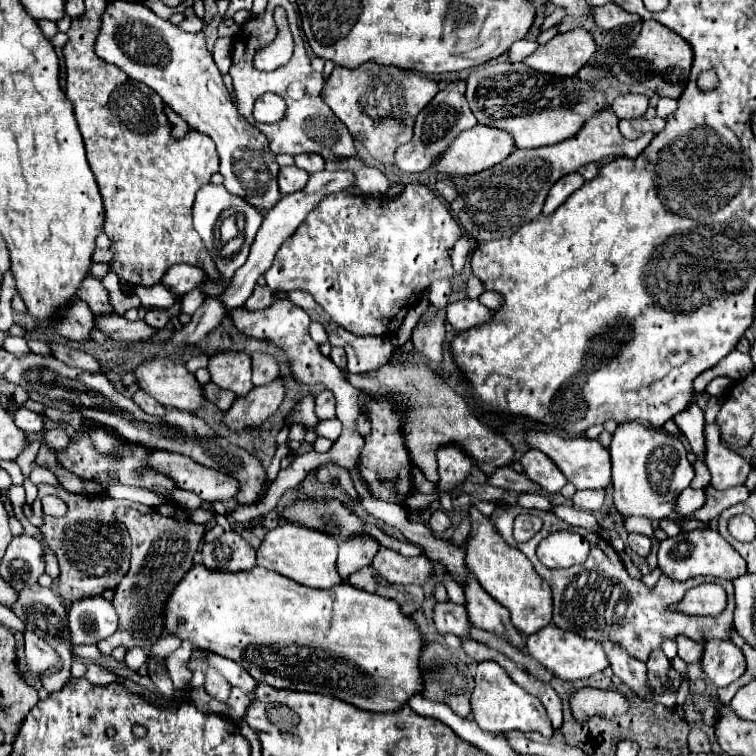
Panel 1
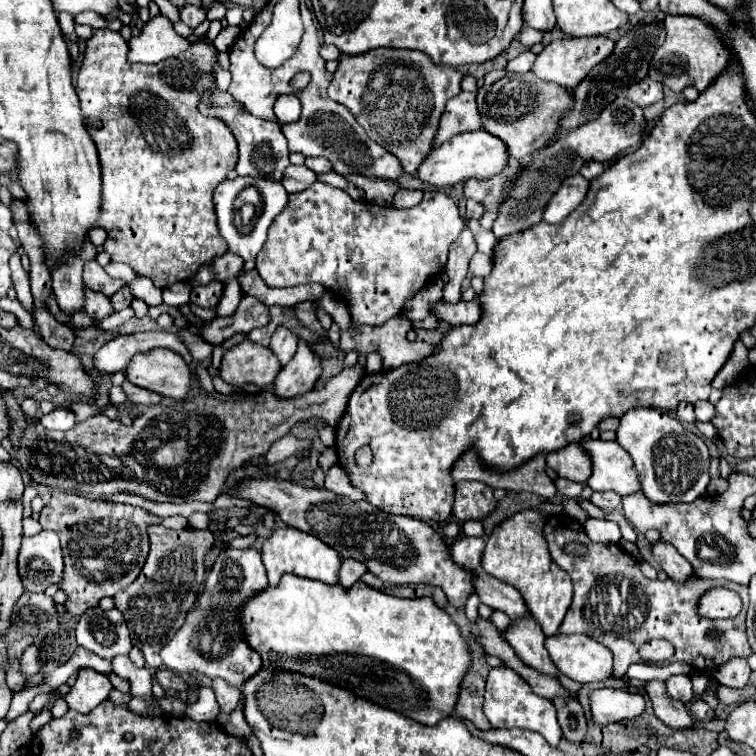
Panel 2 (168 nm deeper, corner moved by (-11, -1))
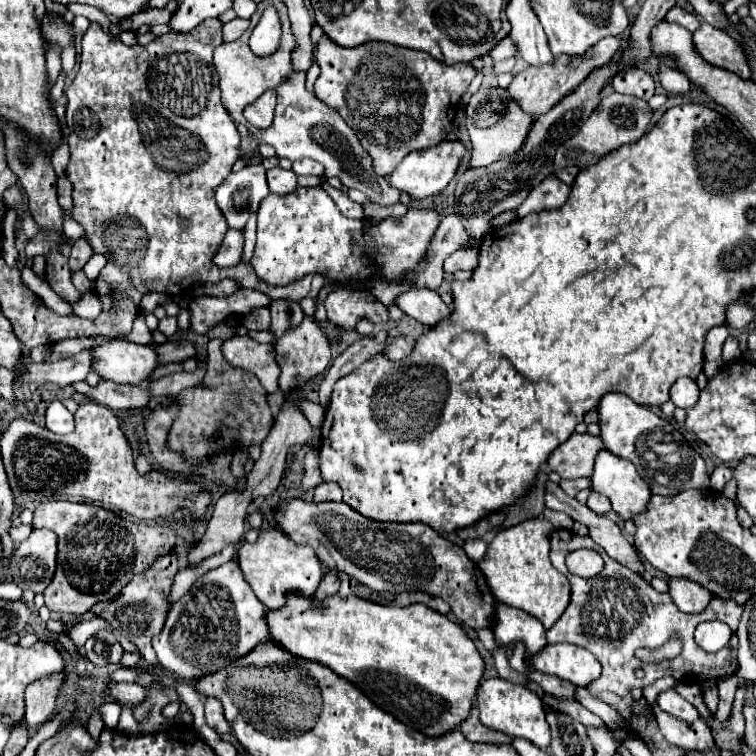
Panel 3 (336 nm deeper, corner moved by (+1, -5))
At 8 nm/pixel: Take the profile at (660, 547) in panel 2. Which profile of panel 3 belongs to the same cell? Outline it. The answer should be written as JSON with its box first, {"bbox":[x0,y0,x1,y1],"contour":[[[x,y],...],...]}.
{"bbox":[670,579,712,613],"contour":[[[670,579],[670,597],[676,601],[678,609],[684,613],[702,613],[710,601],[712,593],[694,581],[672,581]]]}

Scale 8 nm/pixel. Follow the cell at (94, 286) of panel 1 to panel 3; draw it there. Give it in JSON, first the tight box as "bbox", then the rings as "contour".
{"bbox":[62,235,94,271],"contour":[[[64,235],[64,241],[62,243],[70,243],[70,257],[68,257],[68,263],[70,263],[70,269],[72,271],[78,271],[84,267],[84,263],[90,259],[90,255],[94,253],[88,239],[86,237],[80,237],[80,239],[70,239]]]}

